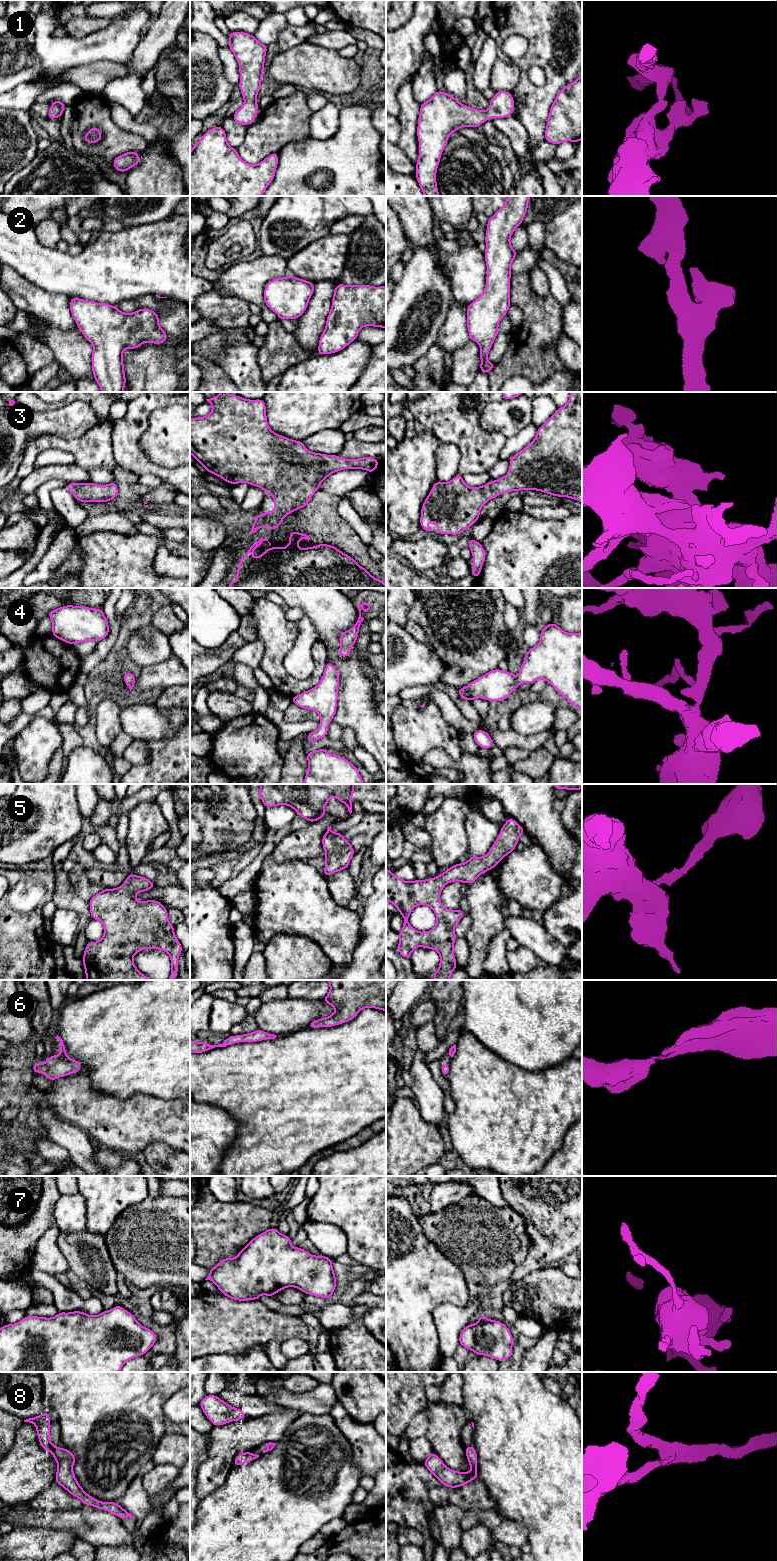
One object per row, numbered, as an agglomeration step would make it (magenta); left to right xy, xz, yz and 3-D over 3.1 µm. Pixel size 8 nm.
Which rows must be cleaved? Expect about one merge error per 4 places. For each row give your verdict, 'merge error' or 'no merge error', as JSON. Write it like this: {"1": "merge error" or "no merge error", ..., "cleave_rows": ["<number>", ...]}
{"1": "no merge error", "2": "no merge error", "3": "no merge error", "4": "no merge error", "5": "no merge error", "6": "no merge error", "7": "no merge error", "8": "no merge error", "cleave_rows": []}

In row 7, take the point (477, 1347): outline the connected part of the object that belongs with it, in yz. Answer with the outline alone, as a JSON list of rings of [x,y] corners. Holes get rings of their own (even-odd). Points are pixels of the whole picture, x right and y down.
[[[479,1316],[476,1324],[468,1324],[459,1335],[459,1344],[475,1355],[490,1356],[497,1361],[512,1356],[513,1337],[506,1324]]]

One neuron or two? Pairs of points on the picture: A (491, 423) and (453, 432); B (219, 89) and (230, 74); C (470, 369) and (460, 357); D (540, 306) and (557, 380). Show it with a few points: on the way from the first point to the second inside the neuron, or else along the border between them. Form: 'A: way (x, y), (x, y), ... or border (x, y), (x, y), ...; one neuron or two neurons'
A: border (487, 403), (480, 415), (480, 426), (503, 434); two neurons
B: border (218, 57), (223, 66), (224, 76), (235, 85); two neurons
C: way (467, 366), (463, 360); one neuron
D: border (567, 368), (564, 371), (553, 373), (543, 381); two neurons

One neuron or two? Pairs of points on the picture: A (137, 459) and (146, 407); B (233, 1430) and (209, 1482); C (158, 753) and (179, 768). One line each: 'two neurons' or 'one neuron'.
A: one neuron
B: one neuron
C: one neuron

